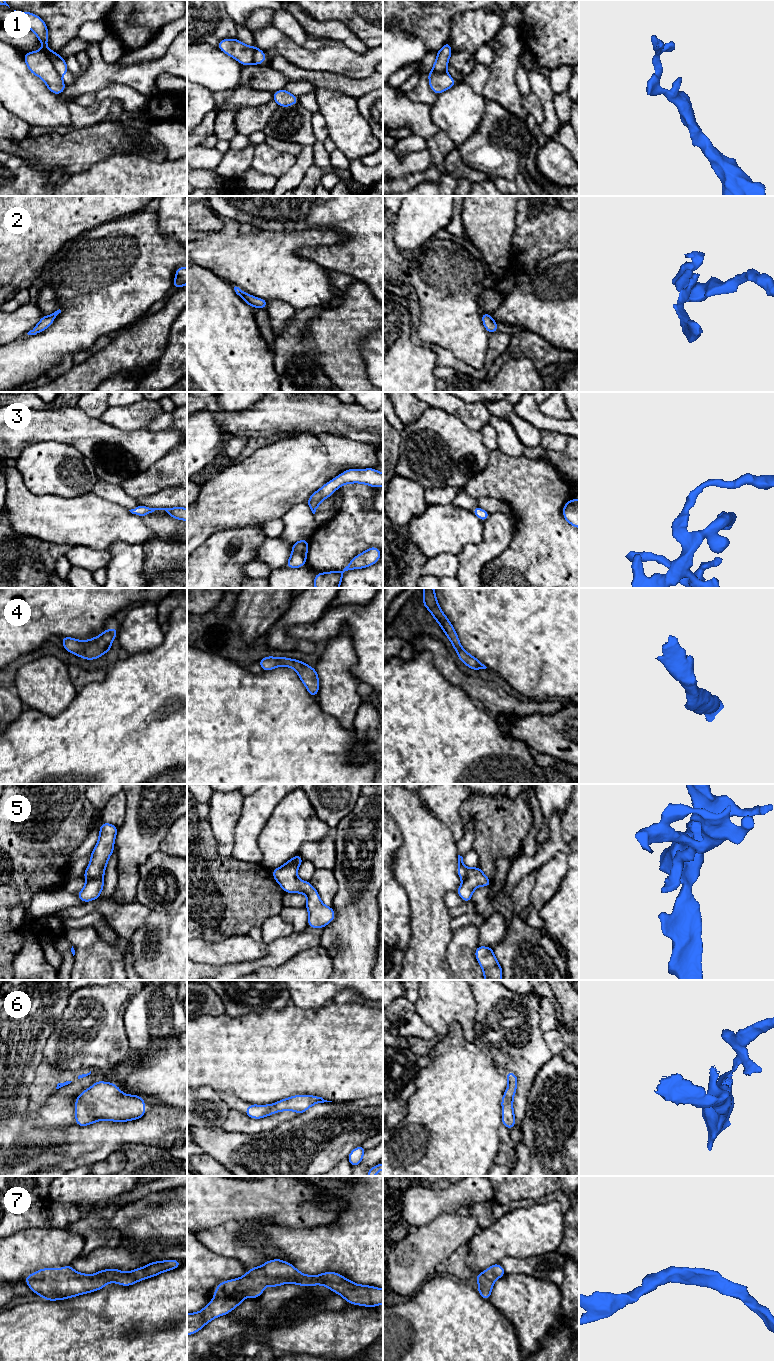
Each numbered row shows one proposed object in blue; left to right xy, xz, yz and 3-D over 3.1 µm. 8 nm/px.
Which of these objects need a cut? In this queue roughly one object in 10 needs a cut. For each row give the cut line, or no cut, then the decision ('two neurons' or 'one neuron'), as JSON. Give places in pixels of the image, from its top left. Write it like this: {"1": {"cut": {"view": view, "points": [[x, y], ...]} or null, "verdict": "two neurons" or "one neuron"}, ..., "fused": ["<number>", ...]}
{"1": {"cut": {"view": "xy", "points": [[43, 49], [60, 76]]}, "verdict": "two neurons"}, "2": {"cut": null, "verdict": "one neuron"}, "3": {"cut": null, "verdict": "one neuron"}, "4": {"cut": null, "verdict": "one neuron"}, "5": {"cut": {"view": "xy", "points": [[101, 877], [86, 879]]}, "verdict": "two neurons"}, "6": {"cut": null, "verdict": "one neuron"}, "7": {"cut": null, "verdict": "one neuron"}, "fused": ["1", "5"]}

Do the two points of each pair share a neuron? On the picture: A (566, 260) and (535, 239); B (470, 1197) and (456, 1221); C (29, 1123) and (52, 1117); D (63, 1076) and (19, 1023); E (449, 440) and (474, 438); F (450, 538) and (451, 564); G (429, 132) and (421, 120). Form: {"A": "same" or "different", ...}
{"A": "different", "B": "different", "C": "same", "D": "different", "E": "same", "F": "different", "G": "same"}

